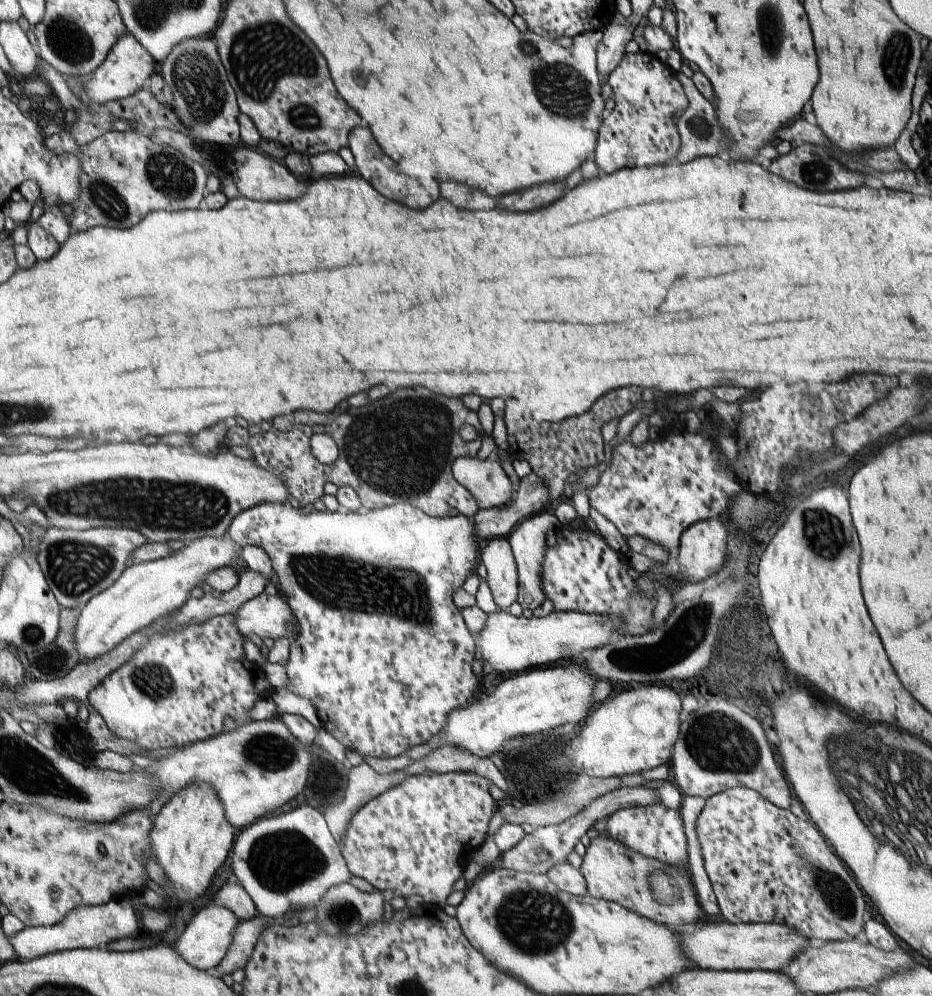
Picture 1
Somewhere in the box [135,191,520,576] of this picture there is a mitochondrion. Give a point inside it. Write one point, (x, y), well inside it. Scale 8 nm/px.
(399, 447)

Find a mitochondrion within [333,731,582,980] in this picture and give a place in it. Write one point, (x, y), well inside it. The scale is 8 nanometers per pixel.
(533, 922)

